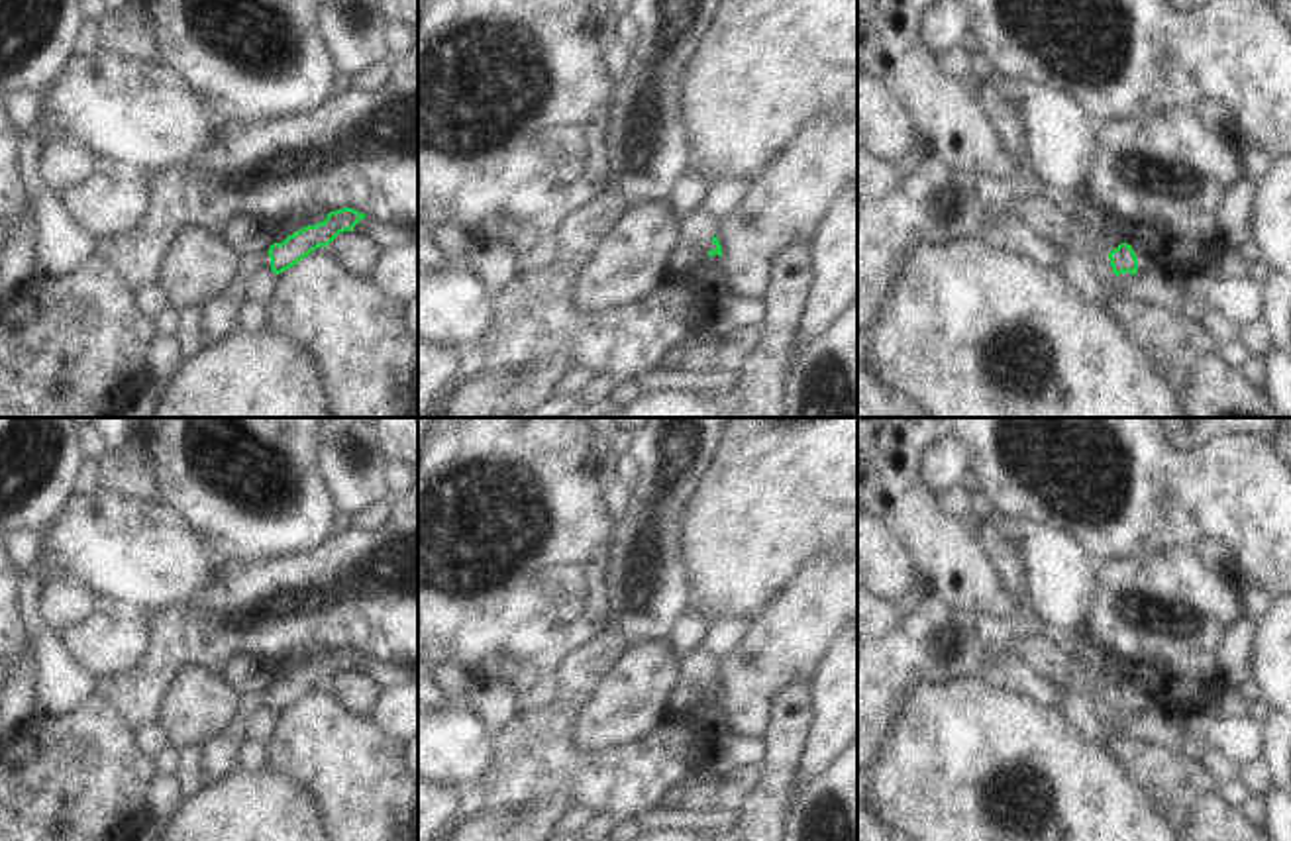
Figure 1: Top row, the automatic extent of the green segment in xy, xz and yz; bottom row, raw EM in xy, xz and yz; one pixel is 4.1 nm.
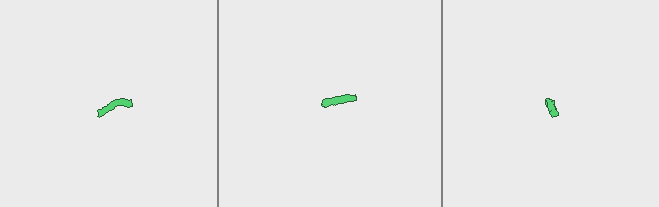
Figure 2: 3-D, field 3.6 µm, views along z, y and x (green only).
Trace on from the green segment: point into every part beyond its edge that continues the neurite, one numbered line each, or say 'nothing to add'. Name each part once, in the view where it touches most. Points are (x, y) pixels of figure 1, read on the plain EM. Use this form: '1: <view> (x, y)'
1: yz (1140, 677).

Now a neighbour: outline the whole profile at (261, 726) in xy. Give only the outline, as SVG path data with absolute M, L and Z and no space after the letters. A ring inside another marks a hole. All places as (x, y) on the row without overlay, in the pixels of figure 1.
M273 710L251 714L247 719L247 737L267 745L277 735L277 719L279 714Z

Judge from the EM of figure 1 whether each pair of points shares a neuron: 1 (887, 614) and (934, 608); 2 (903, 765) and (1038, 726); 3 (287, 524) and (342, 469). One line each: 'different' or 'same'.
1: different
2: same
3: different

